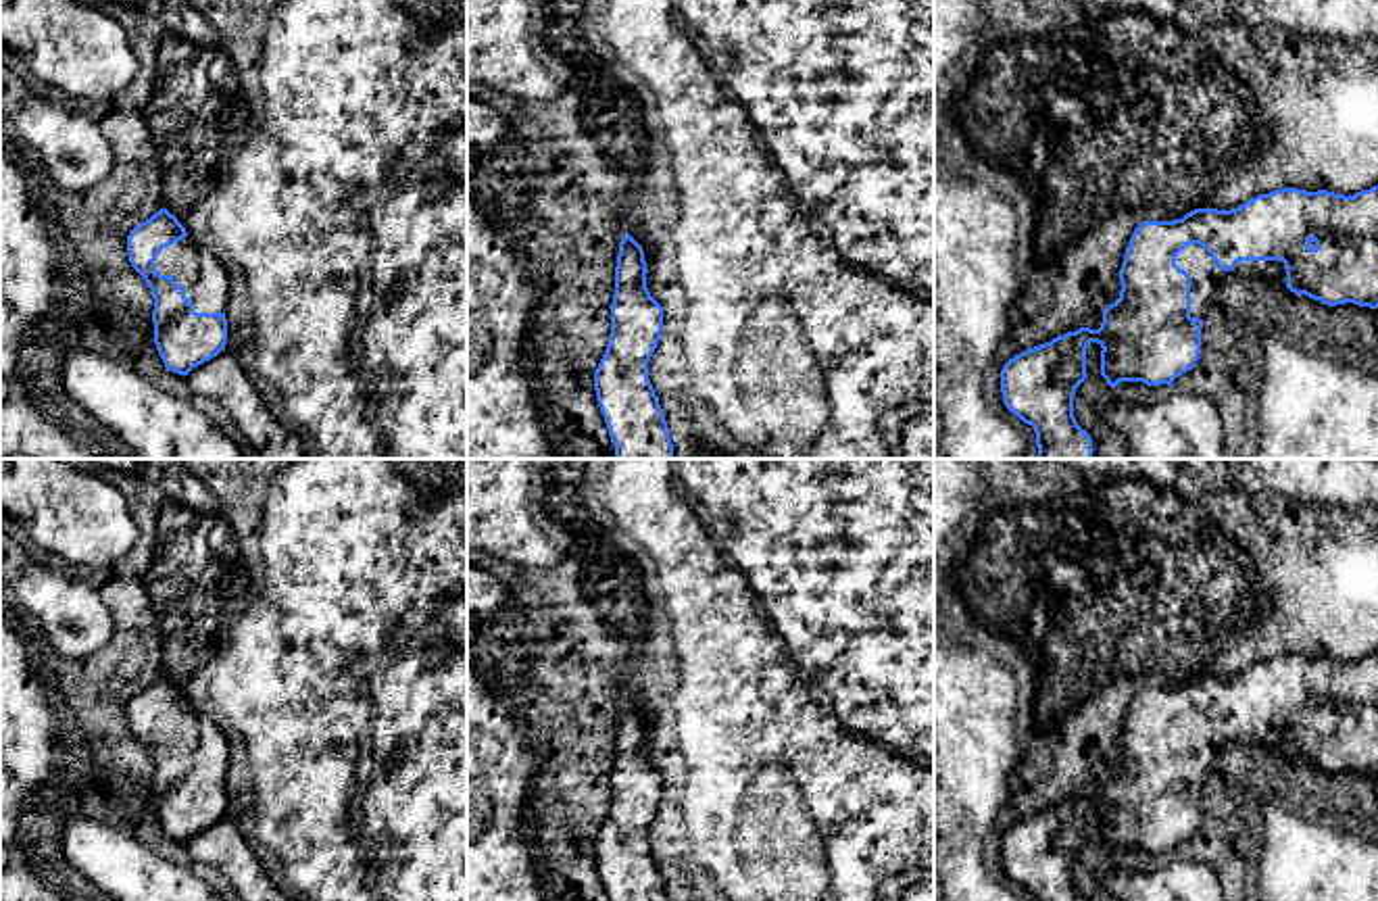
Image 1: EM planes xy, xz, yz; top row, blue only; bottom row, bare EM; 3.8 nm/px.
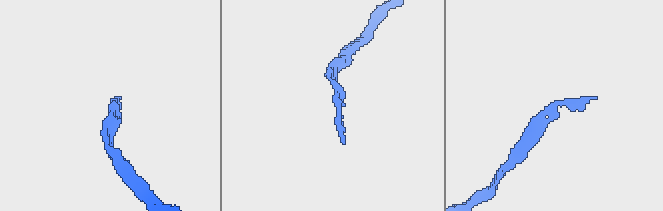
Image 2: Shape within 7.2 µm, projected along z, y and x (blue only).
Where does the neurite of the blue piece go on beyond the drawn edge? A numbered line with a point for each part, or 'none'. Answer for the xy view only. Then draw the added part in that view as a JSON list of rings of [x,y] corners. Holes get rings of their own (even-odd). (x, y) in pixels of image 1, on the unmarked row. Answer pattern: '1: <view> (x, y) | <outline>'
1: xy (192, 733) | [[[190,701],[163,715],[154,728],[154,738],[171,742],[186,755],[186,765],[196,780],[223,780],[229,763],[229,745],[213,715],[200,711]]]

